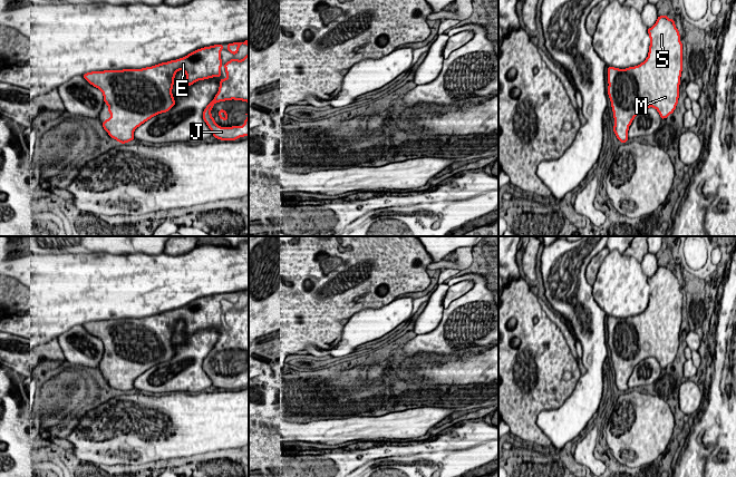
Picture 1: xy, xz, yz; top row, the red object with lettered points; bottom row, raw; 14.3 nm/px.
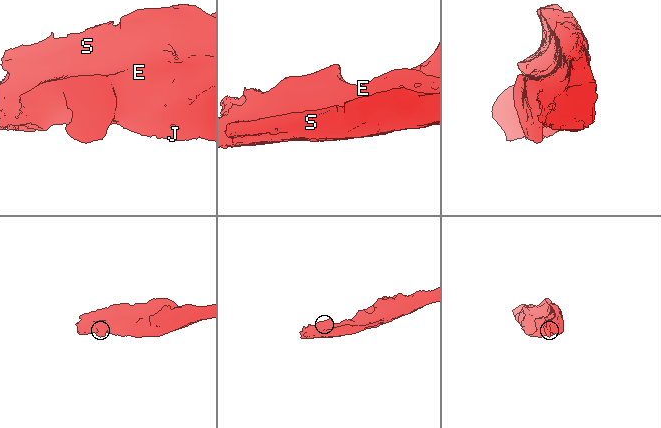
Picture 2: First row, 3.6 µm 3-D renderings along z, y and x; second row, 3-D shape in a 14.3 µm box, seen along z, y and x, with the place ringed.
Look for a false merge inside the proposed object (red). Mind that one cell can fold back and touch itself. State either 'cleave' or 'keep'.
keep

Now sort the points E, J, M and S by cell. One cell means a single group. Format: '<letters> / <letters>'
E J M S

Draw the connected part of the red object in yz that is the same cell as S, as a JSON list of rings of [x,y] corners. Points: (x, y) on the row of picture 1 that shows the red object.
[[[659,16],[656,23],[648,28],[650,37],[647,59],[635,67],[618,69],[608,67],[608,95],[611,100],[617,138],[623,144],[628,140],[629,126],[633,118],[643,109],[653,107],[660,118],[665,119],[674,113],[679,98],[679,85],[682,71],[682,43],[674,19]]]

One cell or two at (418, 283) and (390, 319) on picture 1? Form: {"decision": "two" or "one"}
{"decision": "two"}

